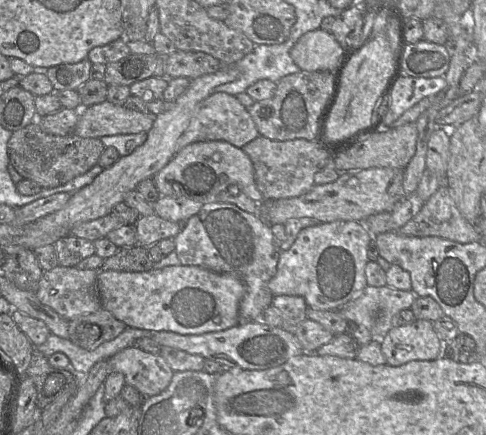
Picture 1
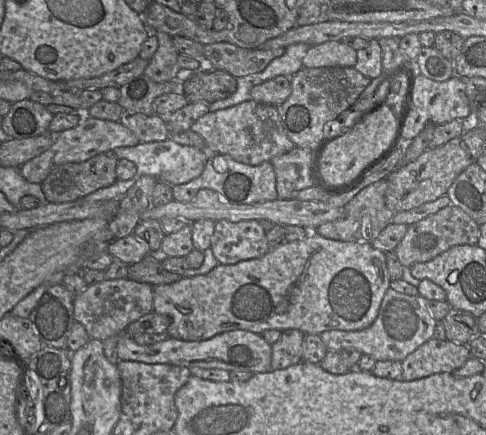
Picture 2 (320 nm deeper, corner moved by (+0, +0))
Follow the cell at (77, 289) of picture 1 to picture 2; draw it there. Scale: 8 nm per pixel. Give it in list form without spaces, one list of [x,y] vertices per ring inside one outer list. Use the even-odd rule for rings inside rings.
[[[128,278],[105,279],[96,284],[89,284],[80,294],[74,296],[74,319],[84,326],[91,339],[104,341],[112,336],[123,334],[127,327],[142,316],[153,312],[153,286]]]

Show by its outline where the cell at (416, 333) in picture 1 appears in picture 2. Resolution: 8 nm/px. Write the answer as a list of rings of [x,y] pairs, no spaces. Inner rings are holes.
[[[431,338],[401,361],[403,381],[417,380],[442,372],[452,373],[470,357],[468,344]]]

